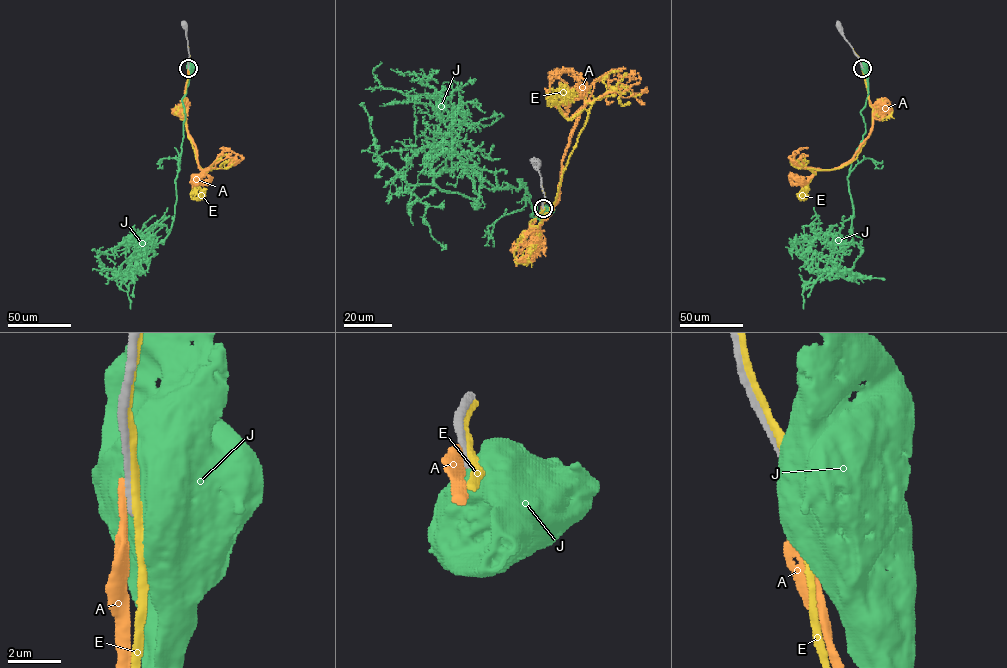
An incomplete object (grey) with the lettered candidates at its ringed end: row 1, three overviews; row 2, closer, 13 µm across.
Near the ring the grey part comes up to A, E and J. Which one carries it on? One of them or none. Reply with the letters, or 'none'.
none

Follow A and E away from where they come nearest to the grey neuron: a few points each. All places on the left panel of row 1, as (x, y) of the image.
A: (188, 67), (182, 114), (198, 166), (210, 168), (201, 173), (204, 183), (197, 184), (208, 174)
E: (188, 66), (181, 107), (188, 137), (198, 165), (212, 168), (197, 177), (201, 190), (194, 196)

